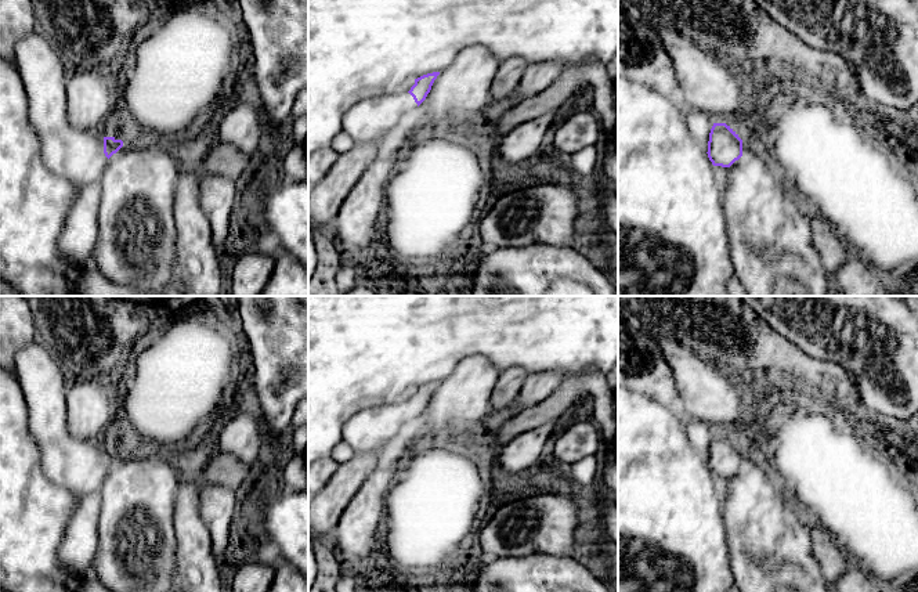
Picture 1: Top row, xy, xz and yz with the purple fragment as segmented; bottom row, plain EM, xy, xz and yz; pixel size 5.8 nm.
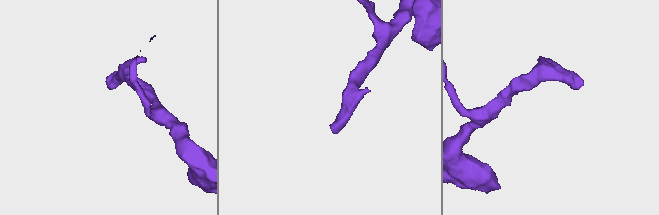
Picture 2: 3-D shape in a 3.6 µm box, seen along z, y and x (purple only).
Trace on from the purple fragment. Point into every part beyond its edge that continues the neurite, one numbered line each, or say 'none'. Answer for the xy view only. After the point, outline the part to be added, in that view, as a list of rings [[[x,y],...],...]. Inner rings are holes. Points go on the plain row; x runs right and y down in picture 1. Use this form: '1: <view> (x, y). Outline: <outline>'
1: xy (76, 465). Outline: [[[36,340],[15,355],[15,376],[28,405],[28,427],[40,452],[40,468],[79,501],[98,491],[106,476],[104,444],[76,440],[68,430],[69,376]]]

